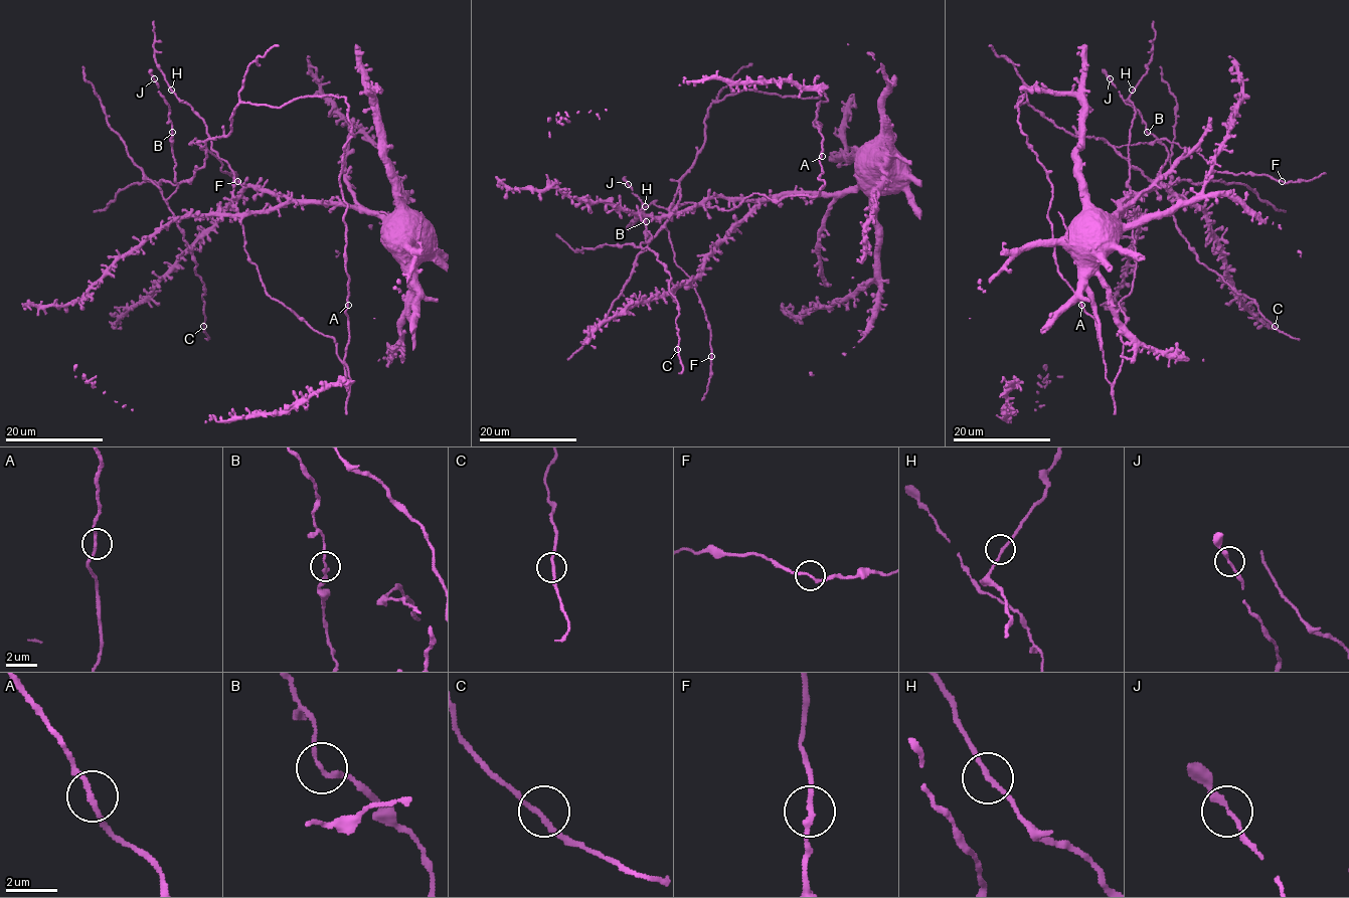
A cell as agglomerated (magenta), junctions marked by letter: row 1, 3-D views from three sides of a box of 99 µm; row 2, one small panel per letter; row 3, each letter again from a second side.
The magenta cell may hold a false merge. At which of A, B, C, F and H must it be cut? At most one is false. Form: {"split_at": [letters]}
{"split_at": []}

